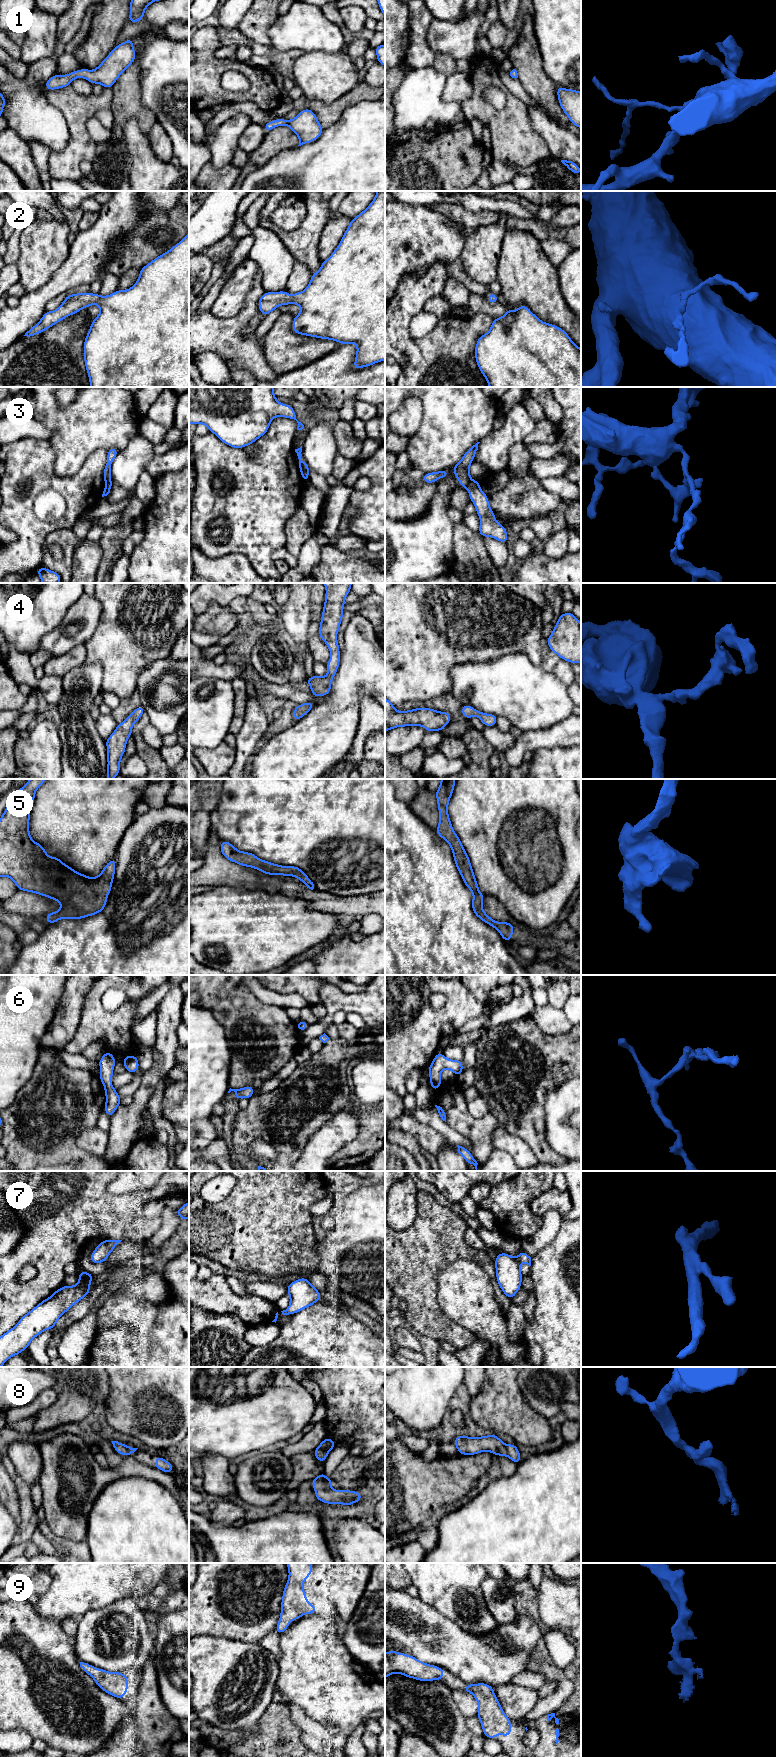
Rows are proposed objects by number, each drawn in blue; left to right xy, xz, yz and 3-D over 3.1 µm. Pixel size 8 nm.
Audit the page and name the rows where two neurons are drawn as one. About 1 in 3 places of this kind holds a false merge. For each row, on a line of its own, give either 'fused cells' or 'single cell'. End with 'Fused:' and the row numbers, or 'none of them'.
1: single cell
2: single cell
3: fused cells
4: single cell
5: single cell
6: single cell
7: single cell
8: single cell
9: single cell
Fused: 3

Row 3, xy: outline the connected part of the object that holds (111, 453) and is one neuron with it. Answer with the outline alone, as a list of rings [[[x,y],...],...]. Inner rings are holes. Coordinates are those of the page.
[[[115,447],[107,451],[107,462],[103,470],[103,478],[105,483],[107,482],[113,483],[111,480],[111,464],[113,460],[116,458],[118,452],[119,451]]]

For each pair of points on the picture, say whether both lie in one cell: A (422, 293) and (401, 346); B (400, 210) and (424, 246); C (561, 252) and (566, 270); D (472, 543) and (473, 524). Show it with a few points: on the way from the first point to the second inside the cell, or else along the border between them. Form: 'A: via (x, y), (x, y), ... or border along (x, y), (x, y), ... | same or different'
A: via (409, 306), (401, 314), (401, 333) | same
B: via (400, 219), (400, 222), (415, 237) | same
C: border along (570, 251), (557, 267) | different
D: border along (464, 521), (472, 530), (477, 532) | different

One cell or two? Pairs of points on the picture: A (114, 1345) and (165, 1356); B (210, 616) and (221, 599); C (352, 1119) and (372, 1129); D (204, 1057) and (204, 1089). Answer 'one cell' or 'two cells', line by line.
A: one cell
B: two cells
C: two cells
D: one cell

